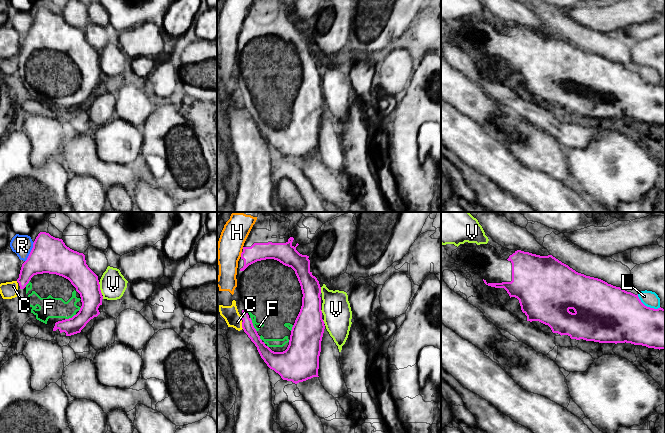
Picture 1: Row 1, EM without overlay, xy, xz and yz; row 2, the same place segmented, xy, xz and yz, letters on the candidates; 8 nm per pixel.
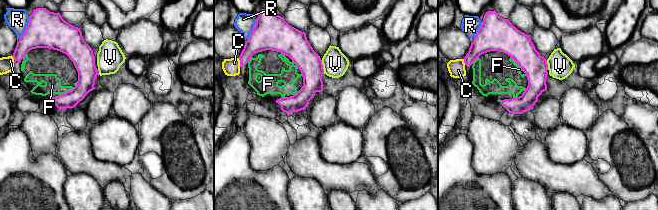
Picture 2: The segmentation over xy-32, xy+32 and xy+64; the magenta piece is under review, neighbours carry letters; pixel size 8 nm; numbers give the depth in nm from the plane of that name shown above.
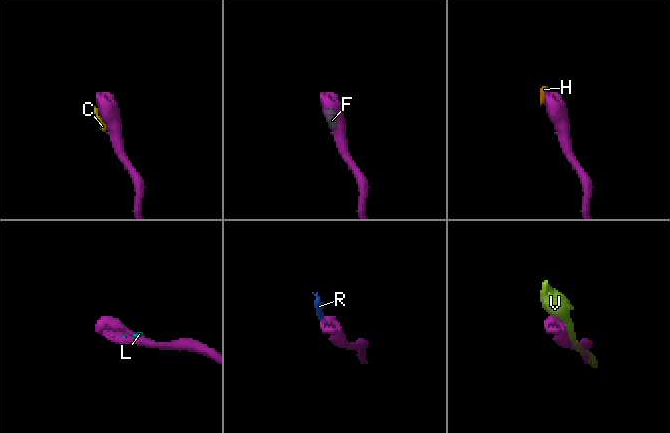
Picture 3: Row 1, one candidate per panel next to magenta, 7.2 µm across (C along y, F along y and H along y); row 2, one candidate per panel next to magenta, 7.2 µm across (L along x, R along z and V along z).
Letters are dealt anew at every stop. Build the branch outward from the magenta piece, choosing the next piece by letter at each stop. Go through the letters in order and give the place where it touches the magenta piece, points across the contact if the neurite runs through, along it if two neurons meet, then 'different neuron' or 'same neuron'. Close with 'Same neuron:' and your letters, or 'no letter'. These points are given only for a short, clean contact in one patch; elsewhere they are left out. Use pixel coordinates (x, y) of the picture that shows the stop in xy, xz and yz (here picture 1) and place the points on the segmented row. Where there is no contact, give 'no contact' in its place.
C: contact xz (242, 325); different neuron
F: contact xz (252, 324); same neuron
H: contact xz (241, 254); border xz (242, 252), (240, 256); different neuron
L: contact yz (646, 306); different neuron
R: contact xy (30, 252); different neuron
V: contact xy (99, 288); different neuron
Same neuron: F

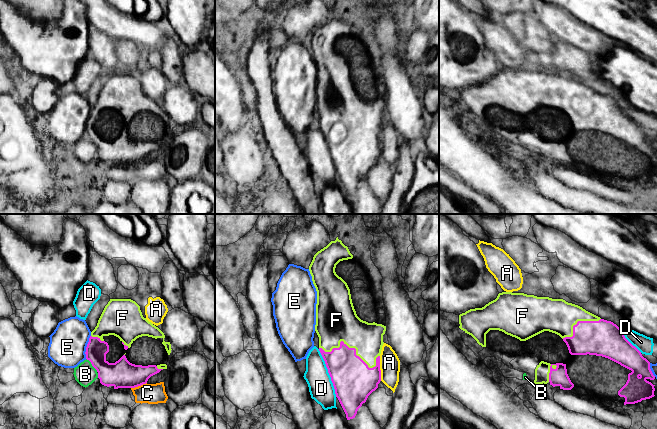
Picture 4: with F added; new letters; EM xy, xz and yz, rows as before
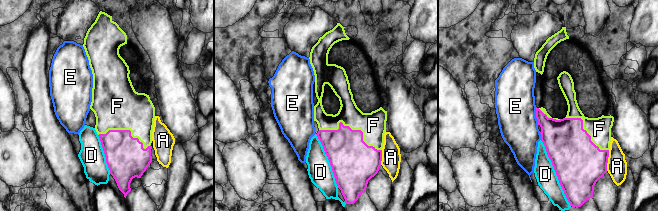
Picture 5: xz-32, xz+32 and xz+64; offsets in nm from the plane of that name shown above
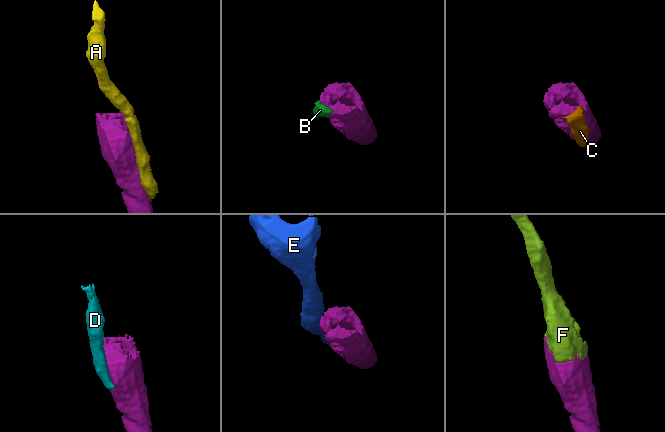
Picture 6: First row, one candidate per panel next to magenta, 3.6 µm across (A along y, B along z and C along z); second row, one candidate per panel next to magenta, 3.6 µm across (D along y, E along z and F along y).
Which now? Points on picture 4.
A: contact xz (379, 368); different neuron
B: contact xy (92, 365); border xy (86, 358), (97, 371); different neuron
C: contact xy (138, 385); different neuron
D: contact xz (328, 372); different neuron
E: contact xy (86, 347); different neuron
F: contact xz (353, 348); same neuron
Same neuron: F

